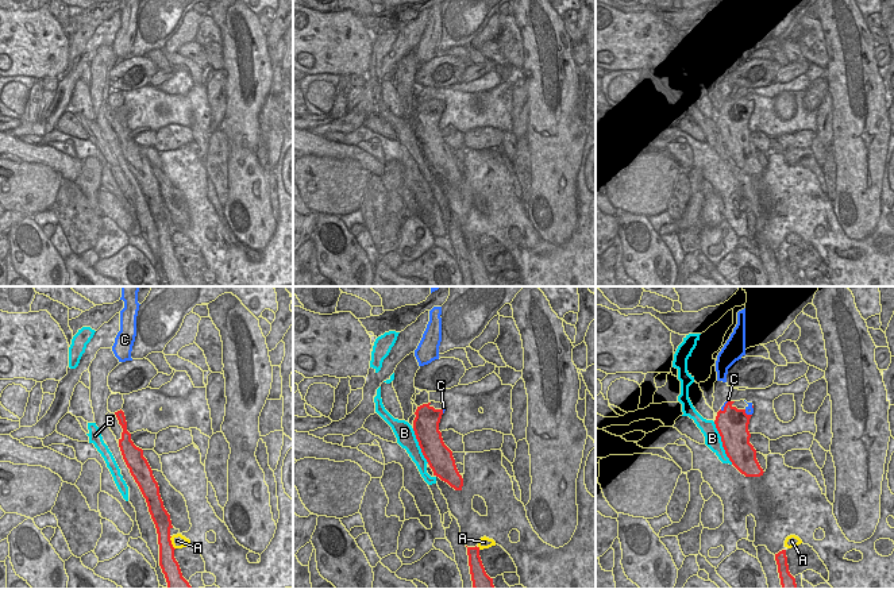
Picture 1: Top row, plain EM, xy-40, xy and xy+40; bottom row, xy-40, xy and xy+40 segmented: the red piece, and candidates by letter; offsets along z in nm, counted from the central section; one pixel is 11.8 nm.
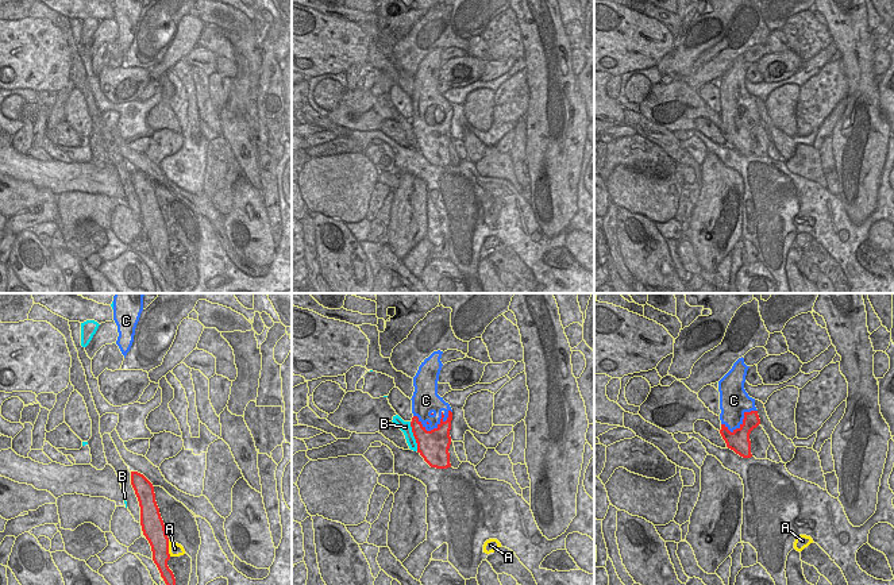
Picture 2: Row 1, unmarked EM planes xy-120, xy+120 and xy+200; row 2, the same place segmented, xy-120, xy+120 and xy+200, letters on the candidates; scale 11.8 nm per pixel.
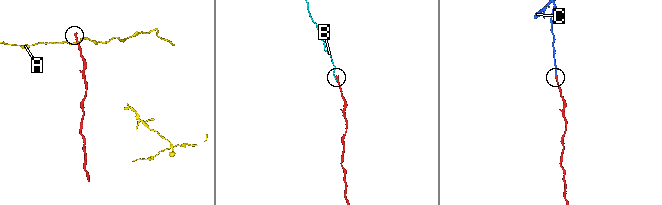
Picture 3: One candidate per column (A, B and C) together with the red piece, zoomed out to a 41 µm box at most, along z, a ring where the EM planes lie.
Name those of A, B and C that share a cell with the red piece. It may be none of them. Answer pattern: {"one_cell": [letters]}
{"one_cell": ["C"]}

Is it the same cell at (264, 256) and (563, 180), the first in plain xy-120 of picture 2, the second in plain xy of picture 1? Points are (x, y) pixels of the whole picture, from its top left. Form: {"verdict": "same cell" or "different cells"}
{"verdict": "same cell"}

